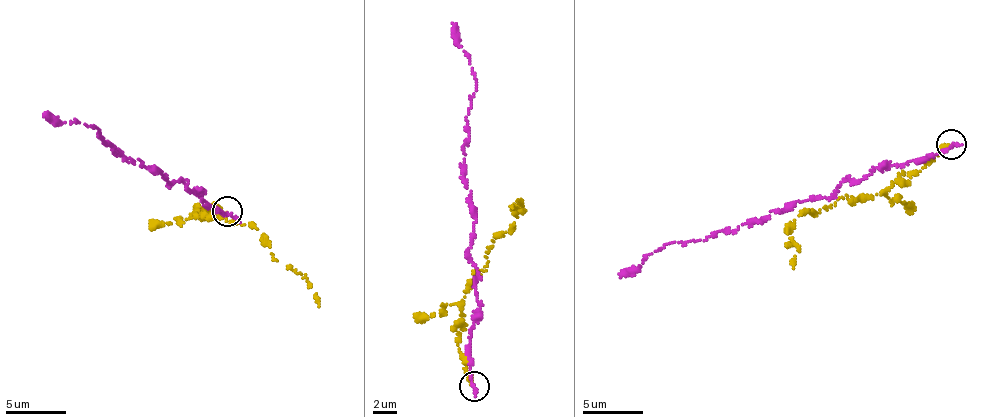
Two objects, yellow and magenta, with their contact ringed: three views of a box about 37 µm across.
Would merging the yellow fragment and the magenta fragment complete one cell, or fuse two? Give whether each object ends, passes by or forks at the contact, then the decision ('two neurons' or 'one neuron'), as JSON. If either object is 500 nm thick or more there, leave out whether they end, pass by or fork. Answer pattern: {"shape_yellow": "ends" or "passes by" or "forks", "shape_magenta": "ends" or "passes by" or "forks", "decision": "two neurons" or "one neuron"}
{"shape_yellow": "ends", "shape_magenta": "passes by", "decision": "two neurons"}

